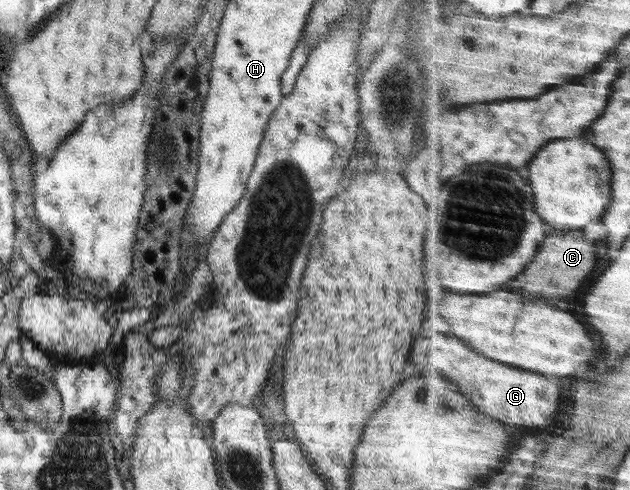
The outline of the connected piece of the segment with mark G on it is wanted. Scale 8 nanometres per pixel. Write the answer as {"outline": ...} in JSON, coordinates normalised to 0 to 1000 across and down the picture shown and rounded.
{"outline":[[[667,676],[667,684],[660,688],[657,704],[651,714],[649,737],[652,751],[649,761],[663,761],[675,765],[703,765],[714,778],[719,778],[732,800],[746,816],[752,827],[775,847],[784,847],[787,855],[810,863],[810,867],[835,867],[838,871],[849,869],[865,876],[868,867],[876,863],[876,855],[886,847],[889,839],[889,818],[892,818],[892,798],[889,798],[887,769],[863,769],[857,761],[848,757],[825,757],[816,753],[803,741],[775,733],[756,716],[749,716],[743,702],[727,688],[714,688],[705,680],[686,680],[686,676]]]}

